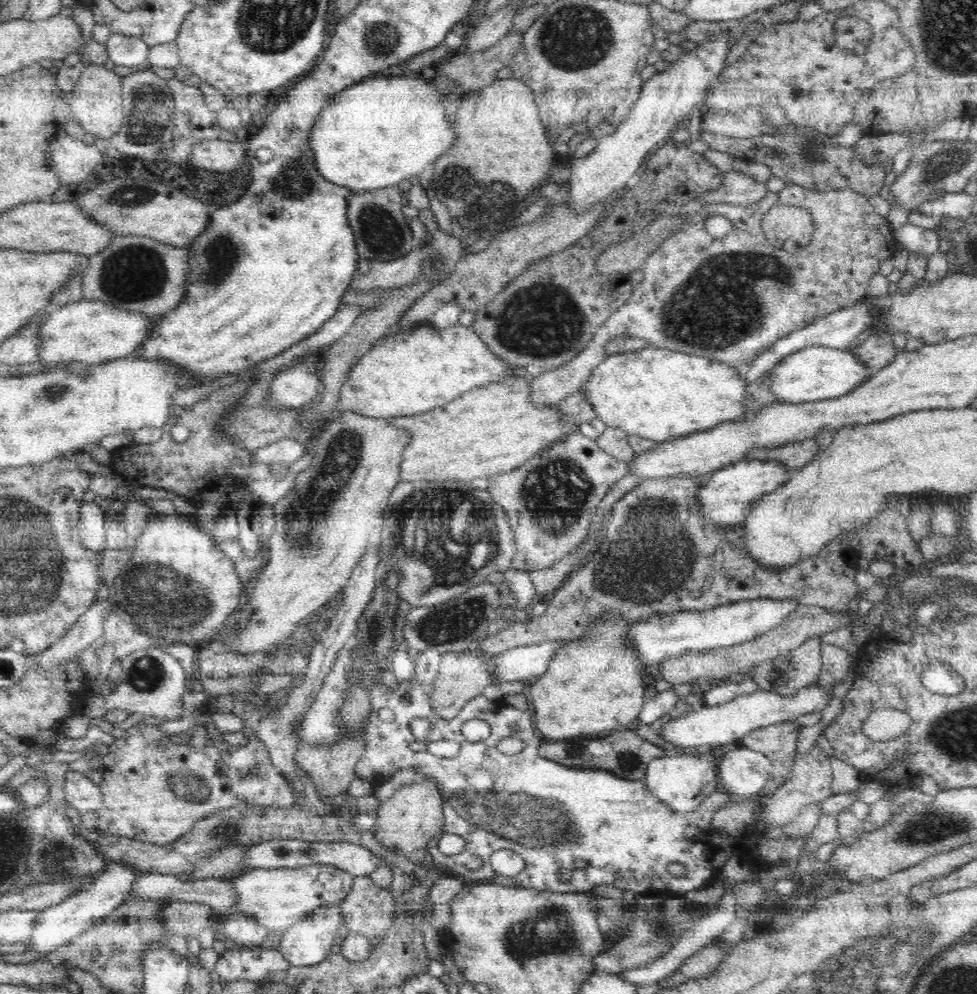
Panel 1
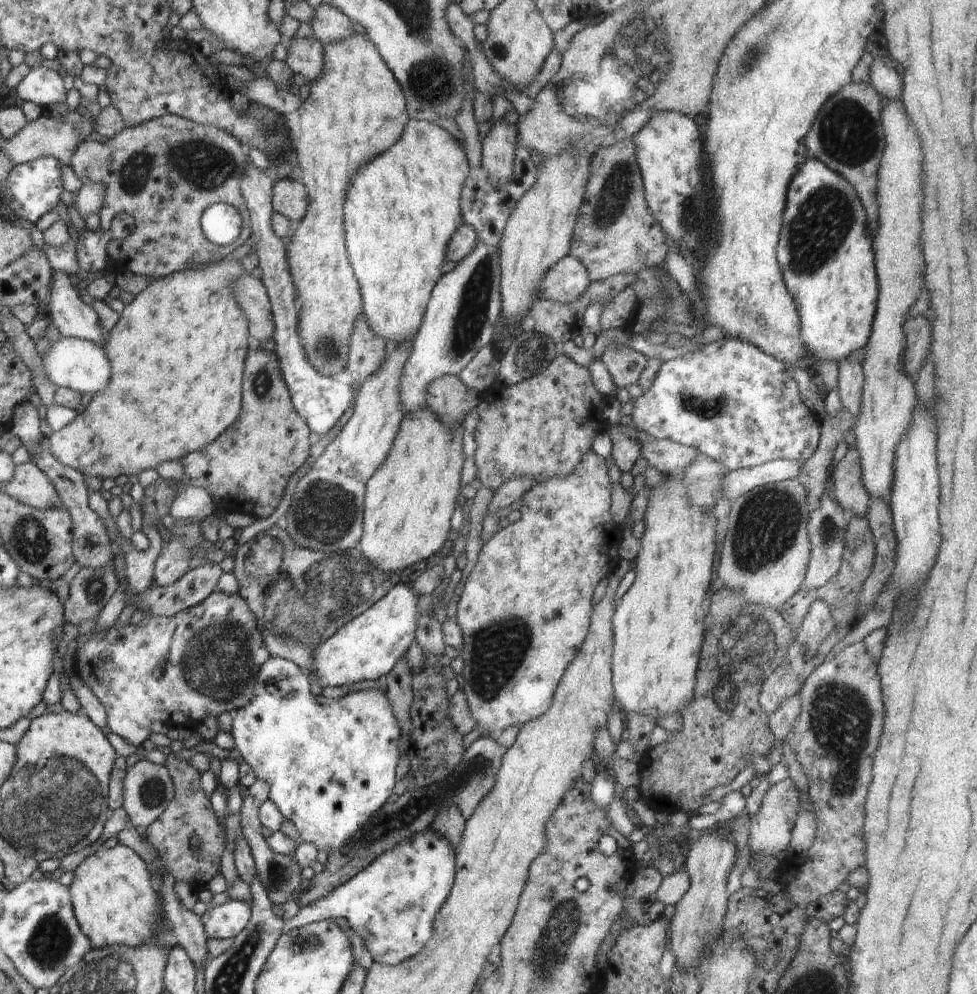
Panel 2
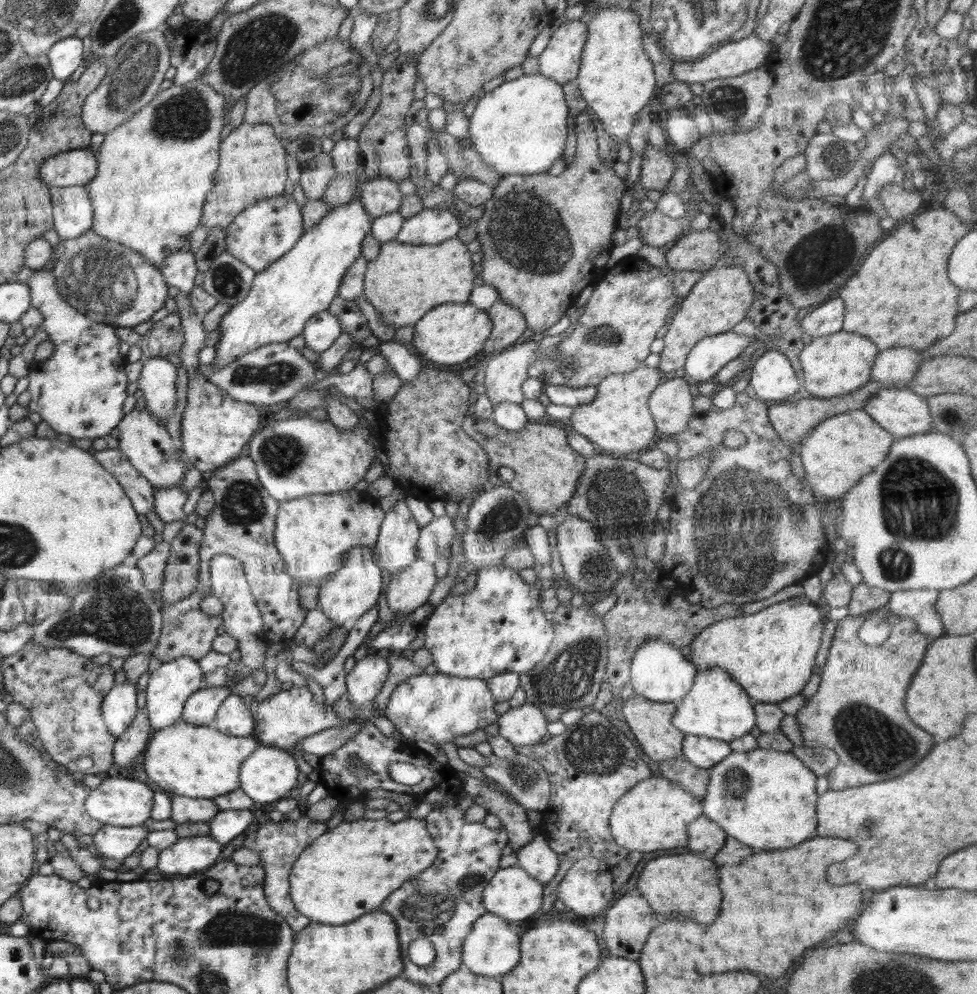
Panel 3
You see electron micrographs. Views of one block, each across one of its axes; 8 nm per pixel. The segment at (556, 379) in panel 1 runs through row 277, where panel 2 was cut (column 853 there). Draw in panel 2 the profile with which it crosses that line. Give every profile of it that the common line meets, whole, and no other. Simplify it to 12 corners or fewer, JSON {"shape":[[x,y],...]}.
{"shape":[[858,641],[799,691],[788,742],[814,844],[773,878],[794,904],[866,864],[862,826],[884,726]]}

